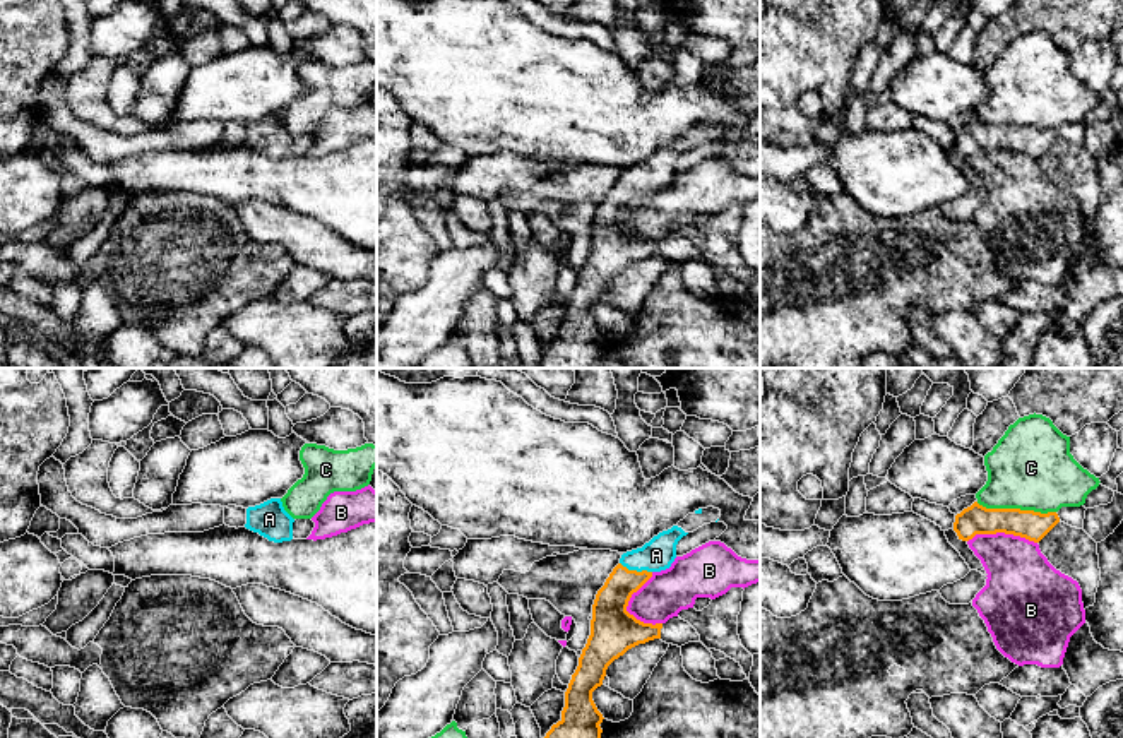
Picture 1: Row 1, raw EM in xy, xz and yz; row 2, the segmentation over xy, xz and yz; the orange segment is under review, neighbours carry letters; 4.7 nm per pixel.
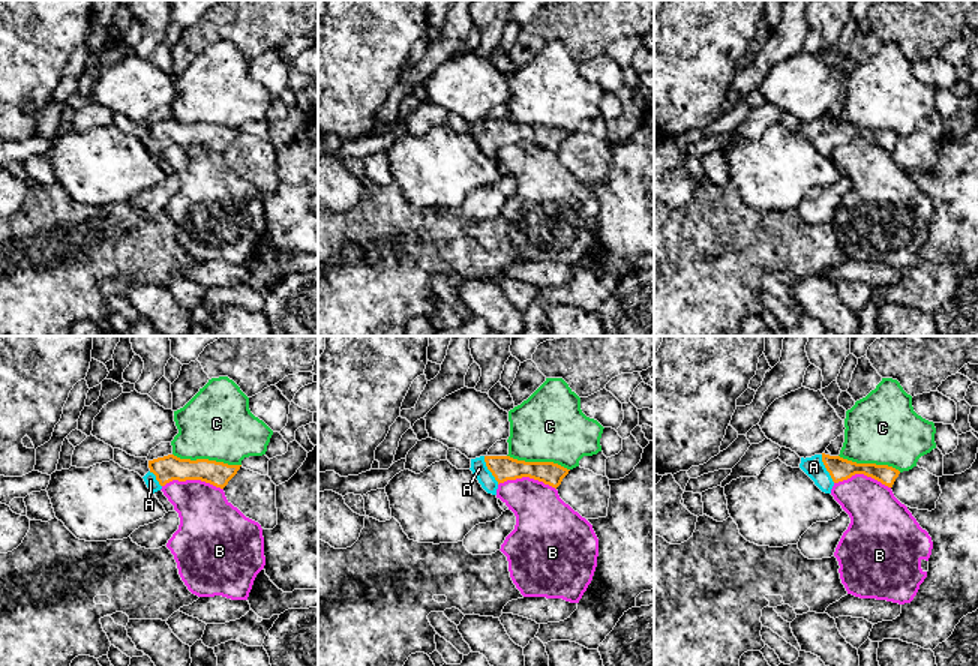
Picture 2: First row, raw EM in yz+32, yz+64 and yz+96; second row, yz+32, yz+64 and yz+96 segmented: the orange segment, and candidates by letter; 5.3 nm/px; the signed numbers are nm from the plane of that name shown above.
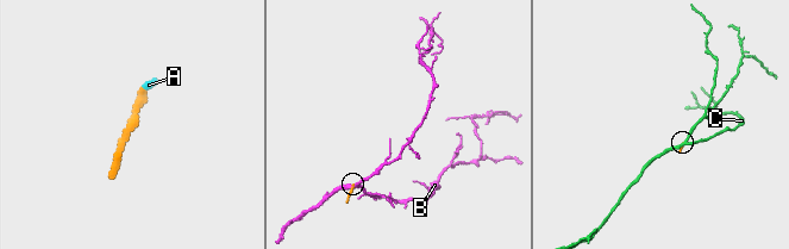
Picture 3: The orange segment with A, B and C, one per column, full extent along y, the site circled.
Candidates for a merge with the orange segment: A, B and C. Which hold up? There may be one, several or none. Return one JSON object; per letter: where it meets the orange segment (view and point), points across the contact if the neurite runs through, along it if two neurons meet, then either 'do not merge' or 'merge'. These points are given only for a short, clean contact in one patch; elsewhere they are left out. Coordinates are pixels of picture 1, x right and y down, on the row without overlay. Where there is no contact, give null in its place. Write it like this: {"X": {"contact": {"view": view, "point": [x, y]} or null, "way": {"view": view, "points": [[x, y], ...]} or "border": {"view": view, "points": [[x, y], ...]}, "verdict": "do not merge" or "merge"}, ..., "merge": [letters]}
{"A": {"contact": {"view": "xz", "point": [635, 187]}, "way": {"view": "xz", "points": [[610, 233], [612, 214], [635, 187], [656, 172]]}, "verdict": "merge"}, "B": {"contact": {"view": "xz", "point": [627, 221]}, "border": {"view": "xz", "points": [[653, 189], [632, 211], [627, 226], [654, 242]]}, "verdict": "do not merge"}, "C": {"contact": {"view": "yz", "point": [1016, 125]}, "verdict": "do not merge"}, "merge": ["A"]}

